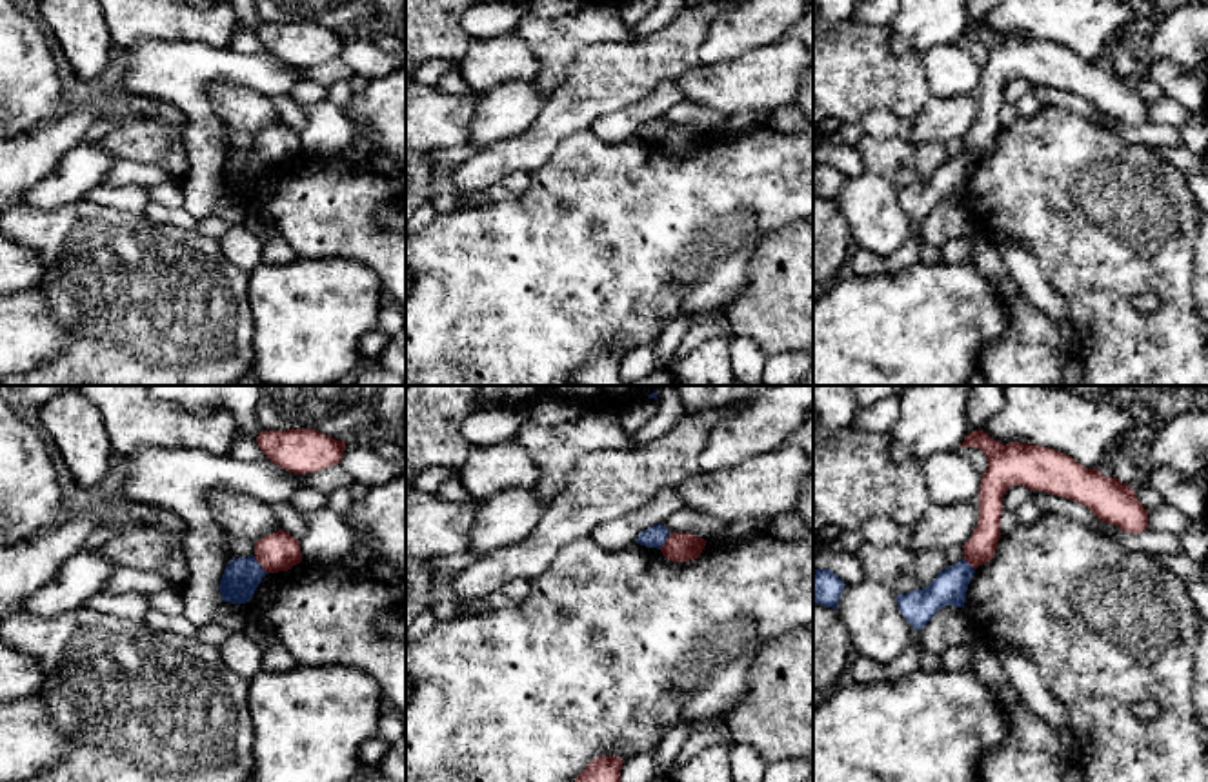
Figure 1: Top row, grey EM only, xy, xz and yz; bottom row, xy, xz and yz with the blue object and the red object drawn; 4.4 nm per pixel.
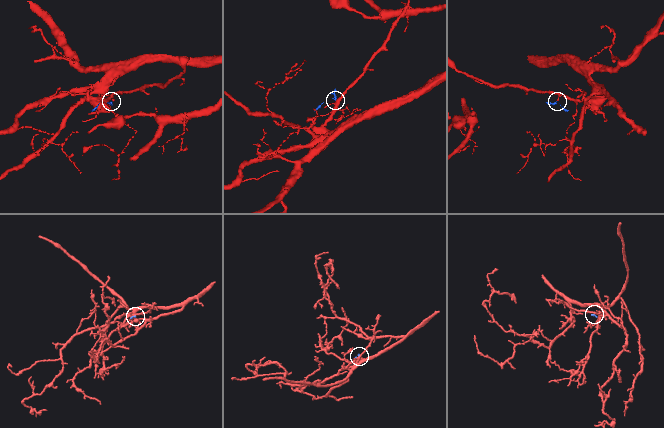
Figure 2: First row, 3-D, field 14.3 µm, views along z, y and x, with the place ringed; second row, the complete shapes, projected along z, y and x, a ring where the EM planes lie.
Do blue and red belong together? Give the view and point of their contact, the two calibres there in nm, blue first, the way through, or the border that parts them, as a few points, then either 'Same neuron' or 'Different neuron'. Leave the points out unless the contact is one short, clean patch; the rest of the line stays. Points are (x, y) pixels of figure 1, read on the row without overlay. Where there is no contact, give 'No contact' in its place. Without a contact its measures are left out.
Touches blue at xy (261, 159). Thickness 160 nm (blue) against 170 nm. Boundary: xy (253, 150), (266, 166). Different neuron

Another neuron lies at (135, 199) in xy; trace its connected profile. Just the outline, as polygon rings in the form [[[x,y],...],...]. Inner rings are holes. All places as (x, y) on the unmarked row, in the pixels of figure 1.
[[[98,184],[91,193],[84,196],[87,202],[115,207],[120,211],[146,215],[147,206],[153,202],[149,187],[146,185],[107,185]]]

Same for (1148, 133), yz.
[[[1146,122],[1139,127],[1117,124],[1113,127],[1106,127],[1099,124],[1101,127],[1112,131],[1119,140],[1128,144],[1146,144],[1146,145],[1183,145],[1181,133],[1177,127],[1163,125],[1163,124],[1152,124]]]

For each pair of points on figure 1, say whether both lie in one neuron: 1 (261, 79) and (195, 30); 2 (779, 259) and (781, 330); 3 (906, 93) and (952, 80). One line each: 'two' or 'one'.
1: two
2: one
3: two

